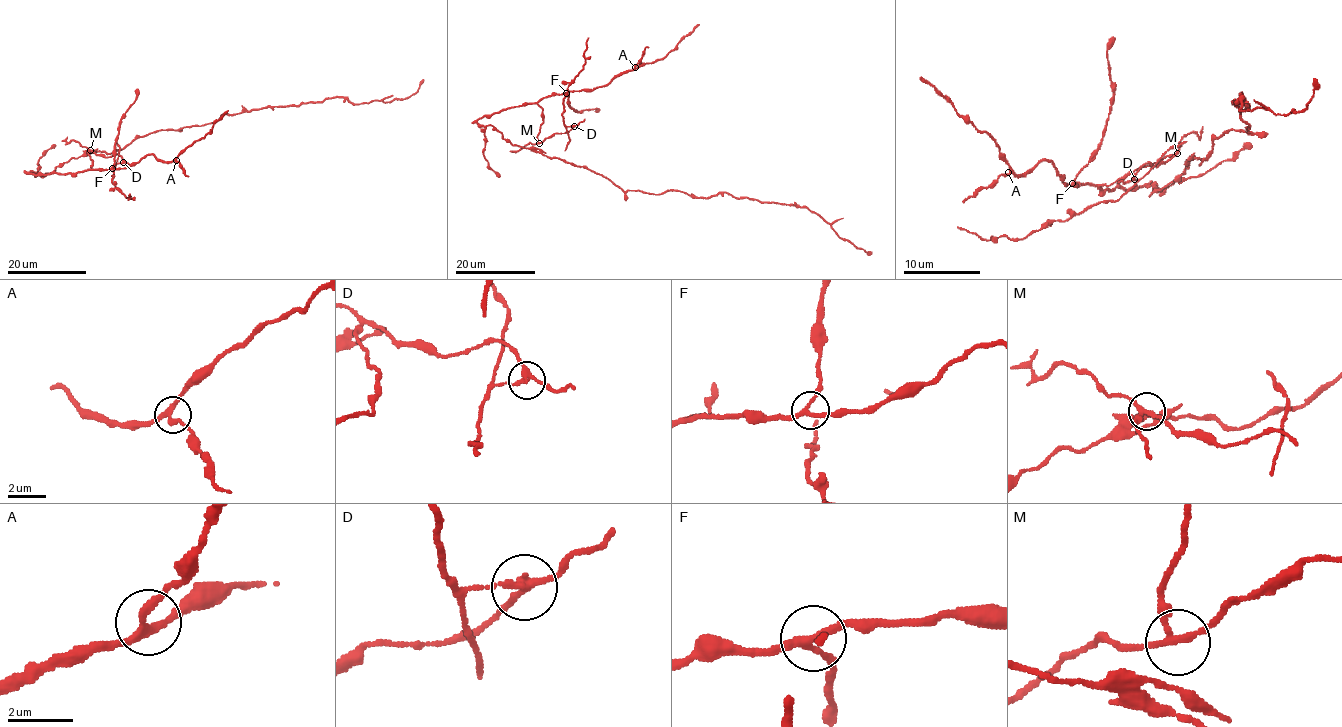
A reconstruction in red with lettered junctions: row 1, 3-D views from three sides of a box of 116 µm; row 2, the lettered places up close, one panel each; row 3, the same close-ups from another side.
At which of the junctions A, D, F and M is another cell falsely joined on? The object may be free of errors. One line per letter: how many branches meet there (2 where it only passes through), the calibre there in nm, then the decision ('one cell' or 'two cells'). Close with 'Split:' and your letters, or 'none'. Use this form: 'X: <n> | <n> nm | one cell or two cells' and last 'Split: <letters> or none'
A: 3 | 240 nm | one cell
D: 3 | 200 nm | two cells
F: 3 | 220 nm | one cell
M: 3 | 180 nm | one cell
Split: D

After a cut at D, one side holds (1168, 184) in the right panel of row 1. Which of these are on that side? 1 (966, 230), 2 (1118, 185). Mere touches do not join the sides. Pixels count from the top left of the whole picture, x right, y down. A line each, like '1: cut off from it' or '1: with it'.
1: cut off from it
2: with it

